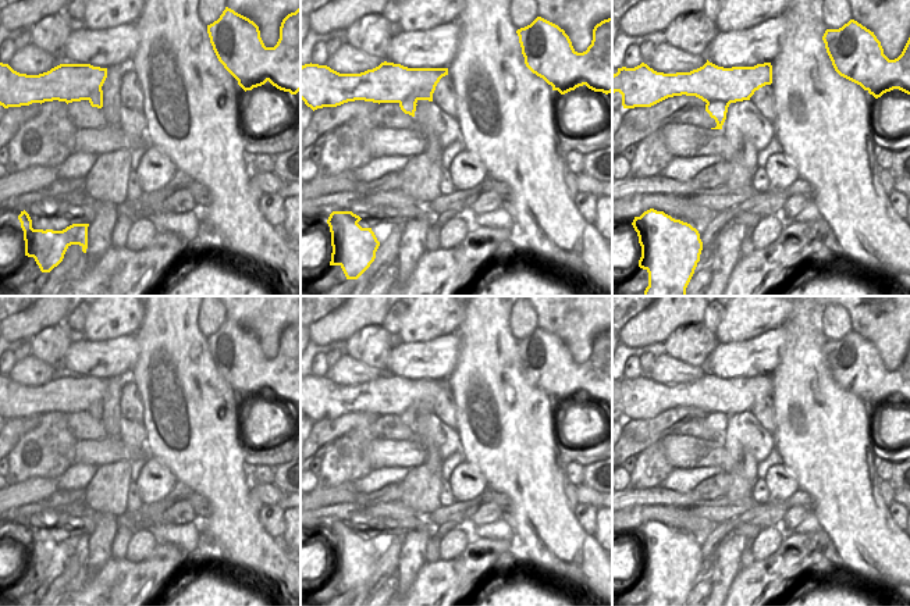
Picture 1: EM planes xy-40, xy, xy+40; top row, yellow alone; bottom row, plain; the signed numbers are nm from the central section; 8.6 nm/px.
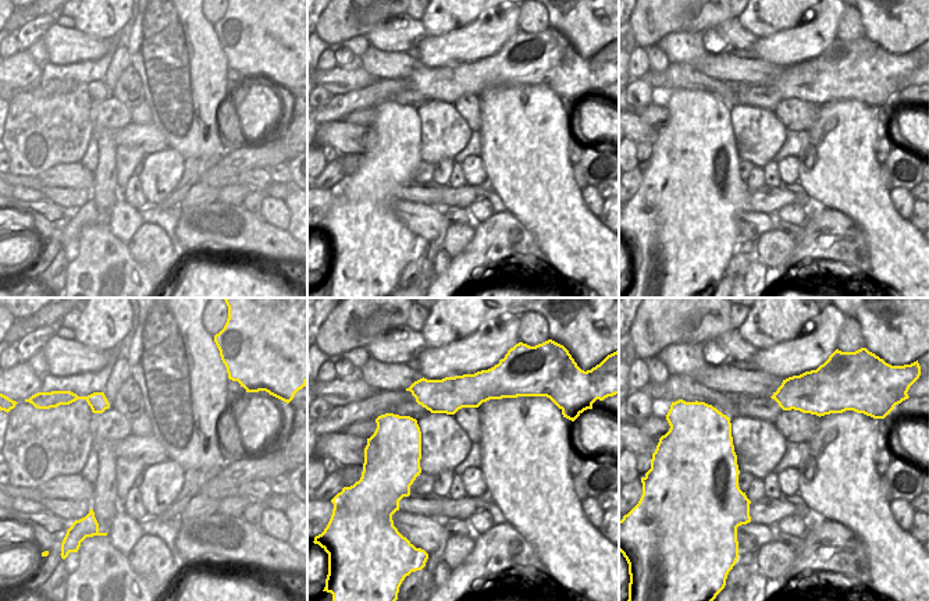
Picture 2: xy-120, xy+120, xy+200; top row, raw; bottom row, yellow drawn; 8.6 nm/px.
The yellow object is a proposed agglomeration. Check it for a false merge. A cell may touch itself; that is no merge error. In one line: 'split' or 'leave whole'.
split

